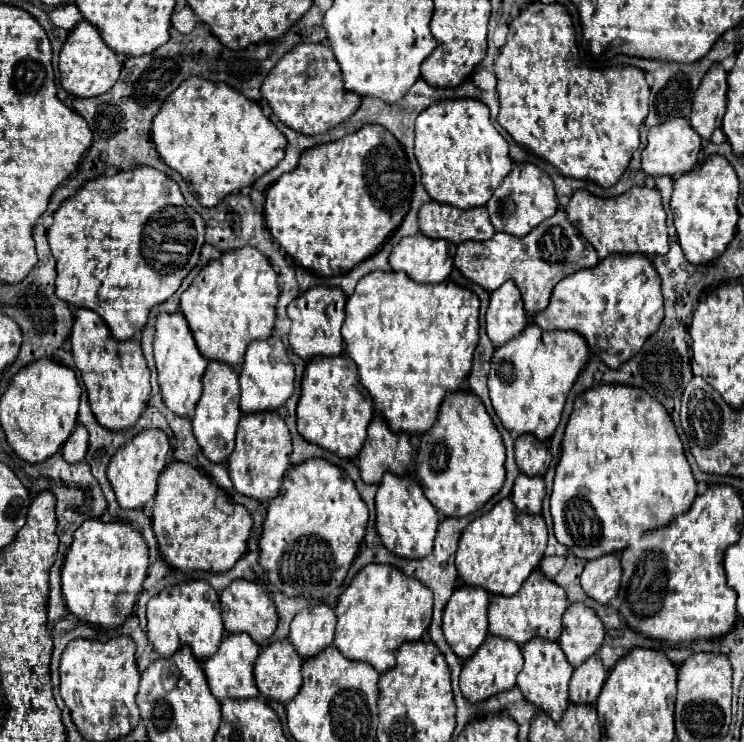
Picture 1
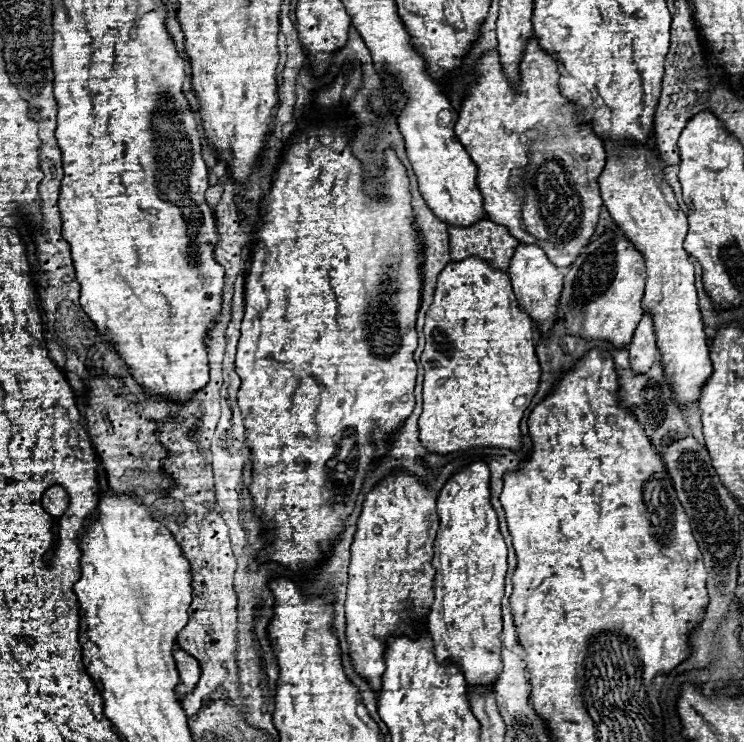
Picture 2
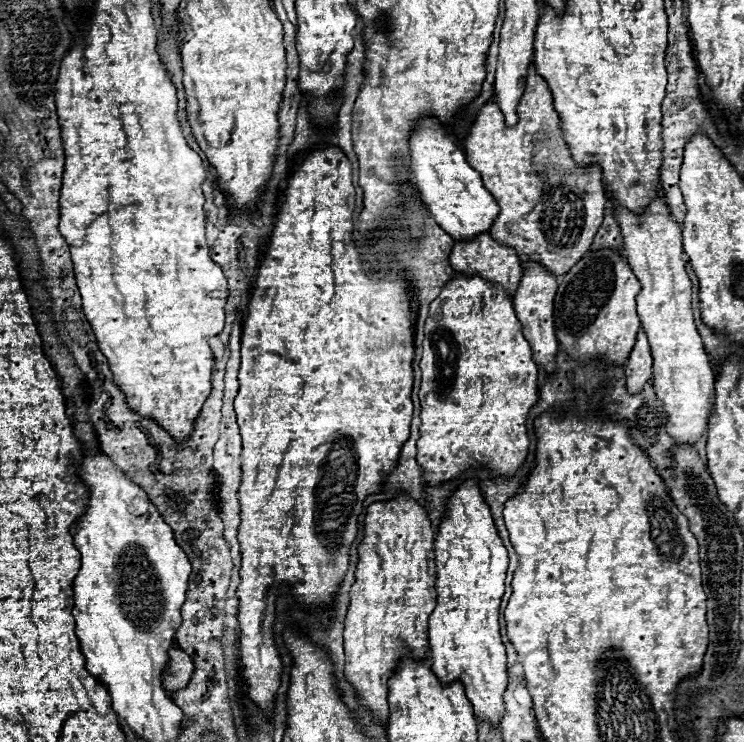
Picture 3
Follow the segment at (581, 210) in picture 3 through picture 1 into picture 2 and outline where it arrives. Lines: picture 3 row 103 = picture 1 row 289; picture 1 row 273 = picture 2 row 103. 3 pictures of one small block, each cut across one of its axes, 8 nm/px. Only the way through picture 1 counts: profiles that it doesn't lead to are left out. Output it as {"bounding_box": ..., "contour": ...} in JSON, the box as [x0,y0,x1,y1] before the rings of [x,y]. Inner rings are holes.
{"bounding_box":[454,38,606,268],"contour":[[[530,38],[526,44],[520,62],[520,80],[516,86],[508,82],[496,48],[482,54],[482,58],[474,66],[472,76],[476,80],[466,88],[454,130],[472,162],[478,166],[476,182],[484,198],[486,216],[492,222],[506,226],[510,234],[522,244],[542,246],[550,262],[554,262],[558,268],[570,266],[574,258],[578,258],[582,248],[590,242],[602,208],[602,198],[596,182],[606,164],[602,140],[592,132],[592,124],[576,122],[574,102],[560,94],[558,62],[554,62],[554,58],[550,58],[550,54],[540,48],[536,38]],[[582,176],[586,176],[586,184],[580,184]]]}

